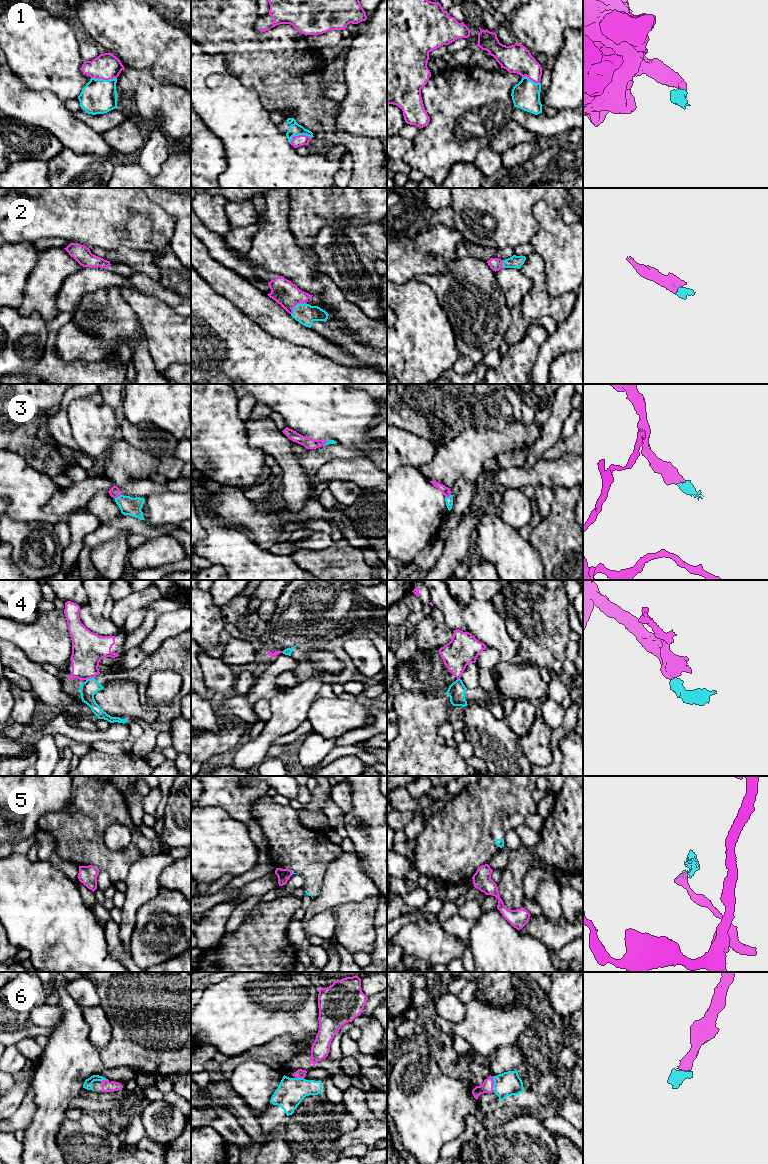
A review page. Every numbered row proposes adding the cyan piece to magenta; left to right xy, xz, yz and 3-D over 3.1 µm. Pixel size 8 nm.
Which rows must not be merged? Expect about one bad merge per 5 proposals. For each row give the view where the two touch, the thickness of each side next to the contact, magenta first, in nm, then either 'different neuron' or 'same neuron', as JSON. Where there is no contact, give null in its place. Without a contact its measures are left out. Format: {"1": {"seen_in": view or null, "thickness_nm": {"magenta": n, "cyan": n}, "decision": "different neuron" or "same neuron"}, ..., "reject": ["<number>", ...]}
{"1": {"seen_in": "xy", "thickness_nm": {"magenta": 220, "cyan": 280}, "decision": "same neuron"}, "2": {"seen_in": "xz", "thickness_nm": {"magenta": 200, "cyan": 160}, "decision": "same neuron"}, "3": {"seen_in": "xy", "thickness_nm": {"magenta": 90, "cyan": 150}, "decision": "same neuron"}, "4": {"seen_in": "xy", "thickness_nm": {"magenta": 260, "cyan": 140}, "decision": "different neuron"}, "5": {"seen_in": "xy", "thickness_nm": {"magenta": 150, "cyan": 20}, "decision": "different neuron"}, "6": {"seen_in": "xz", "thickness_nm": {"magenta": 70, "cyan": 220}, "decision": "same neuron"}, "reject": ["4", "5"]}

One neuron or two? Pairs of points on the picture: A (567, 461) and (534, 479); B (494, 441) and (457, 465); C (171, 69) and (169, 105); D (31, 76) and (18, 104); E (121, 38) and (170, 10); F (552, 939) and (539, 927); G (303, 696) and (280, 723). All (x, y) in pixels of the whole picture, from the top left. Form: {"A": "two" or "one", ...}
{"A": "one", "B": "one", "C": "two", "D": "two", "E": "two", "F": "one", "G": "one"}

